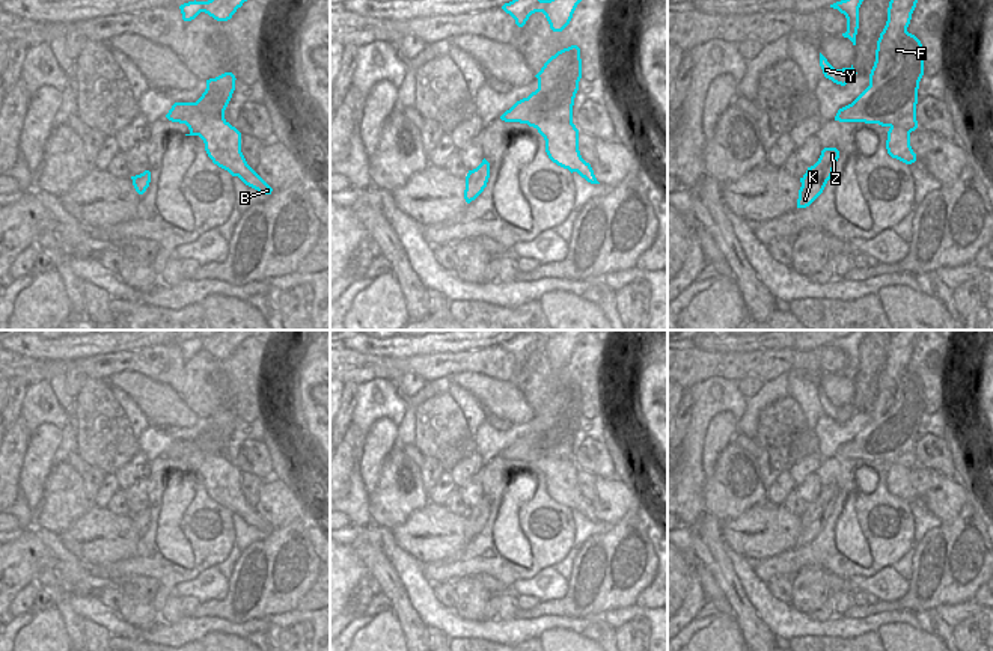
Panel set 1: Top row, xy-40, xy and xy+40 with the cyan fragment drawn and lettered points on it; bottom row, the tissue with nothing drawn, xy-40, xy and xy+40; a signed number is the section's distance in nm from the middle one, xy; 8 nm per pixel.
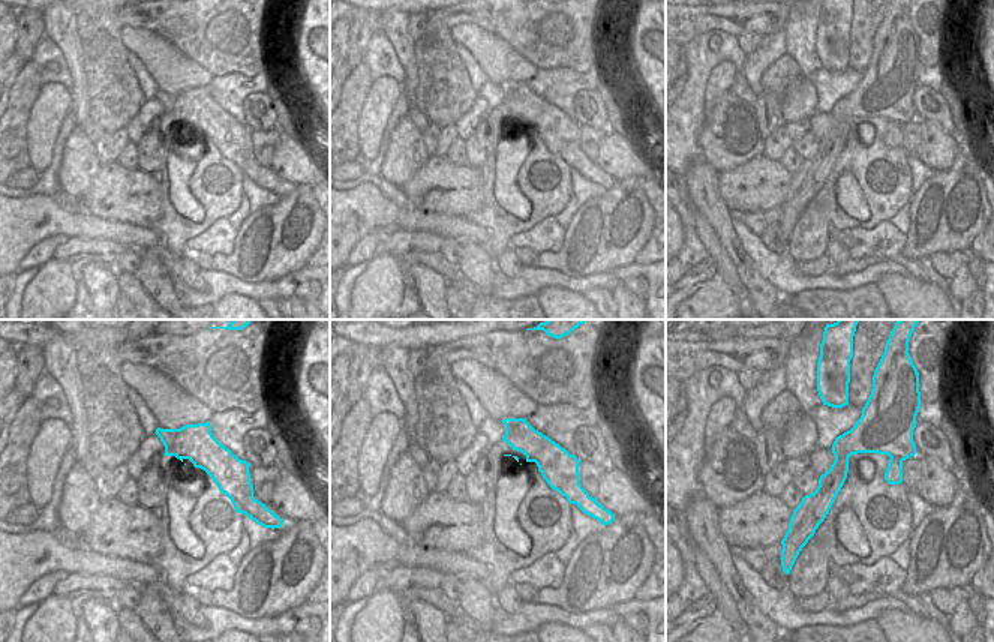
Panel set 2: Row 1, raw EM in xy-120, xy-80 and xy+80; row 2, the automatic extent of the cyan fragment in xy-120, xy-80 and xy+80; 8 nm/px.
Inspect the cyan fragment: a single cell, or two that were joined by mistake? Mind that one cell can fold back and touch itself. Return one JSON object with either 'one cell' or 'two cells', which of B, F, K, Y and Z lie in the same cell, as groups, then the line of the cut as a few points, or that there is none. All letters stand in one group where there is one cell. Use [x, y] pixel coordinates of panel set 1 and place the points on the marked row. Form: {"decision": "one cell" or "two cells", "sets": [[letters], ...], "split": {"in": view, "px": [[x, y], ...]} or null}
{"decision": "two cells", "sets": [["B"], ["F", "K", "Y", "Z"]], "split": {"in": "xy", "px": [[571, 121], [538, 121], [529, 125]]}}

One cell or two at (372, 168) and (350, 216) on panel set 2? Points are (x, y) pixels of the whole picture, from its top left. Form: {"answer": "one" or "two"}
{"answer": "two"}

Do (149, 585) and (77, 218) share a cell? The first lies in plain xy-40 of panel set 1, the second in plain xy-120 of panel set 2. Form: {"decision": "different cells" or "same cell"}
{"decision": "same cell"}

